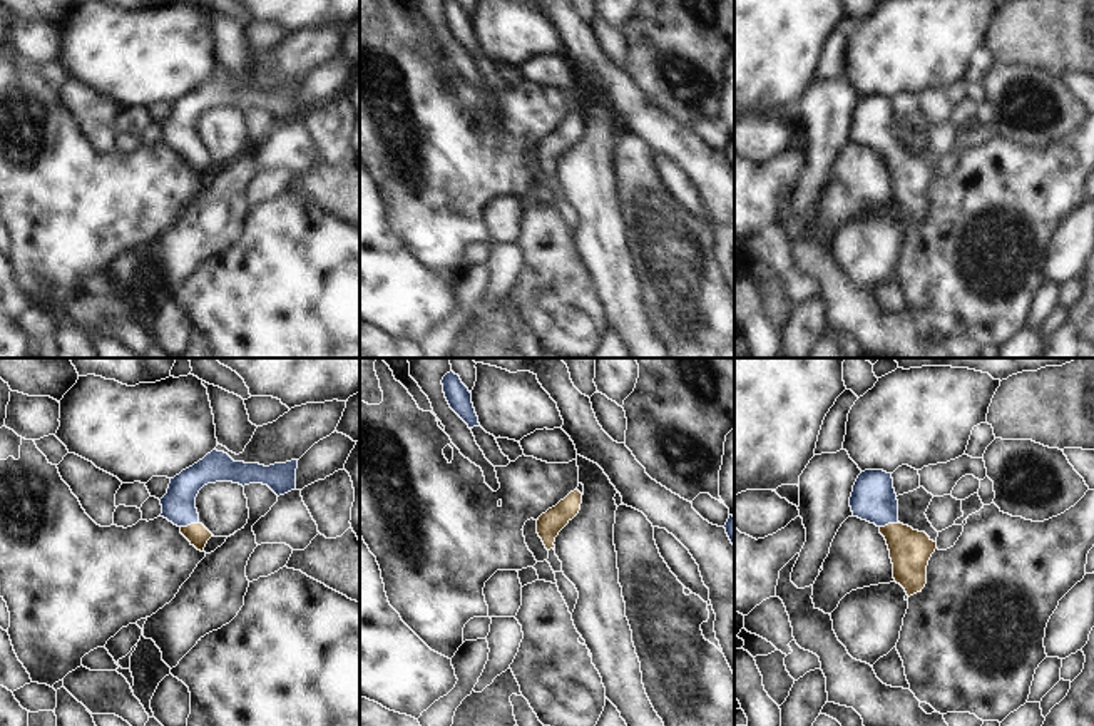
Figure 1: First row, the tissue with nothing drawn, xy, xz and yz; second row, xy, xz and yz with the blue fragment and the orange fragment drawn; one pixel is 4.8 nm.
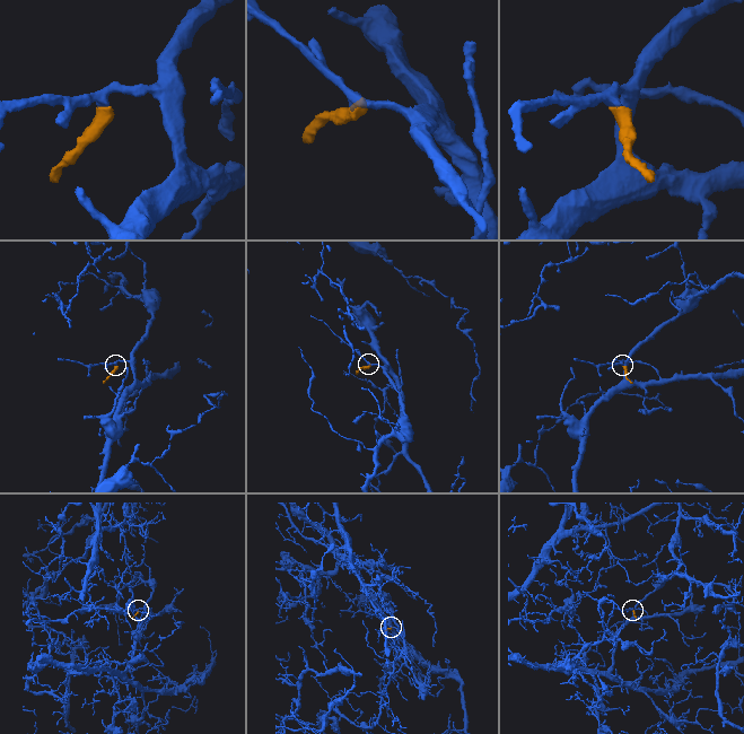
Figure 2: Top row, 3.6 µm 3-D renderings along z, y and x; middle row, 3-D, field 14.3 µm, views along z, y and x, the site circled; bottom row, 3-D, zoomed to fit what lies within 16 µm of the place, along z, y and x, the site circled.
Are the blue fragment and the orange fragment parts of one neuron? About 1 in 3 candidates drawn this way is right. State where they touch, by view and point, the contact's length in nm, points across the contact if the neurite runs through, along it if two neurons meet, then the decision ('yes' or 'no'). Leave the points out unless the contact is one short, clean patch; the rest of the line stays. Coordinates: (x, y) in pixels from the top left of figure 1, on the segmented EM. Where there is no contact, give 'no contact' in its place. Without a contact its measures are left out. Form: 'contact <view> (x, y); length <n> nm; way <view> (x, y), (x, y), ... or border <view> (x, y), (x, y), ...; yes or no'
contact yz (889, 522); length 100 nm; way yz (874, 499), (889, 522), (910, 551); yes

